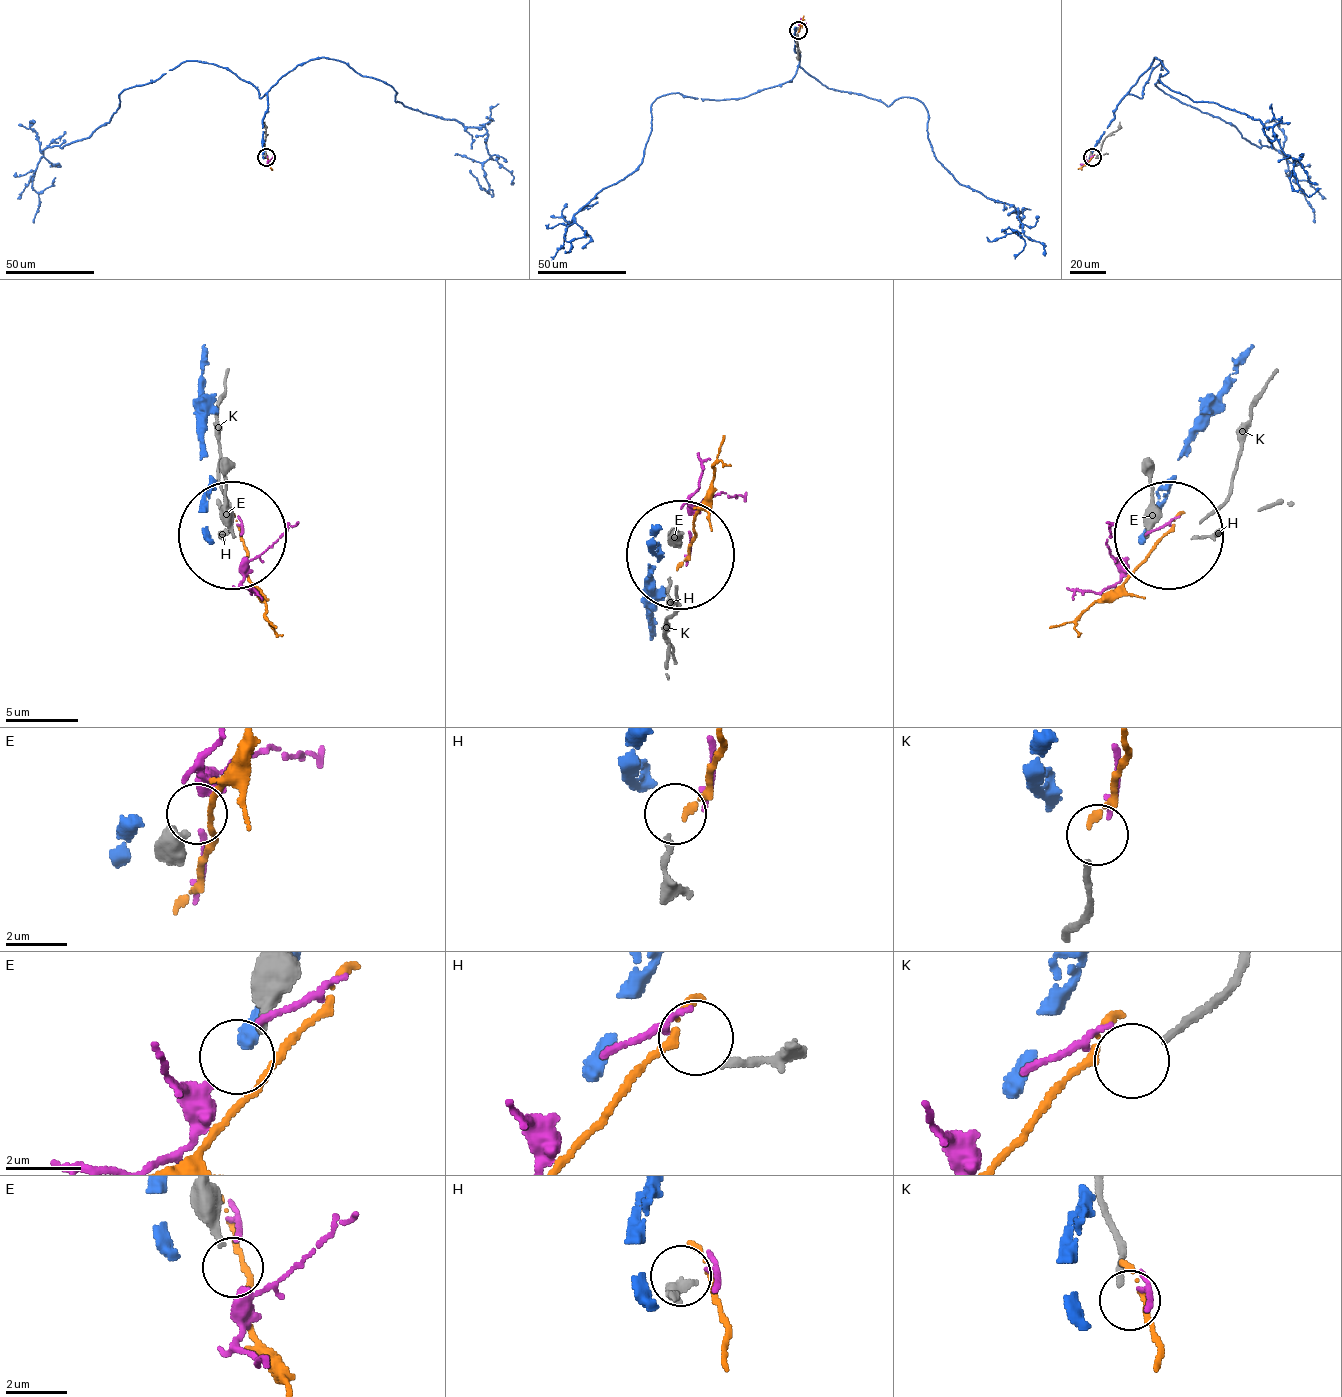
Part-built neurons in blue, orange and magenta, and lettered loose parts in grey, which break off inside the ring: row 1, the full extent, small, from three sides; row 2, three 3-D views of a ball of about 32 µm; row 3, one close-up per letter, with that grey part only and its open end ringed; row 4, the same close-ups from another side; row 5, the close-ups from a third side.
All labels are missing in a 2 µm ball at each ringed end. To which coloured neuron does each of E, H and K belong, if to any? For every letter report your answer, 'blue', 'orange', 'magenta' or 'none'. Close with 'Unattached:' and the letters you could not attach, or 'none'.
E: none
H: none
K: none
Unattached: E, H, K

